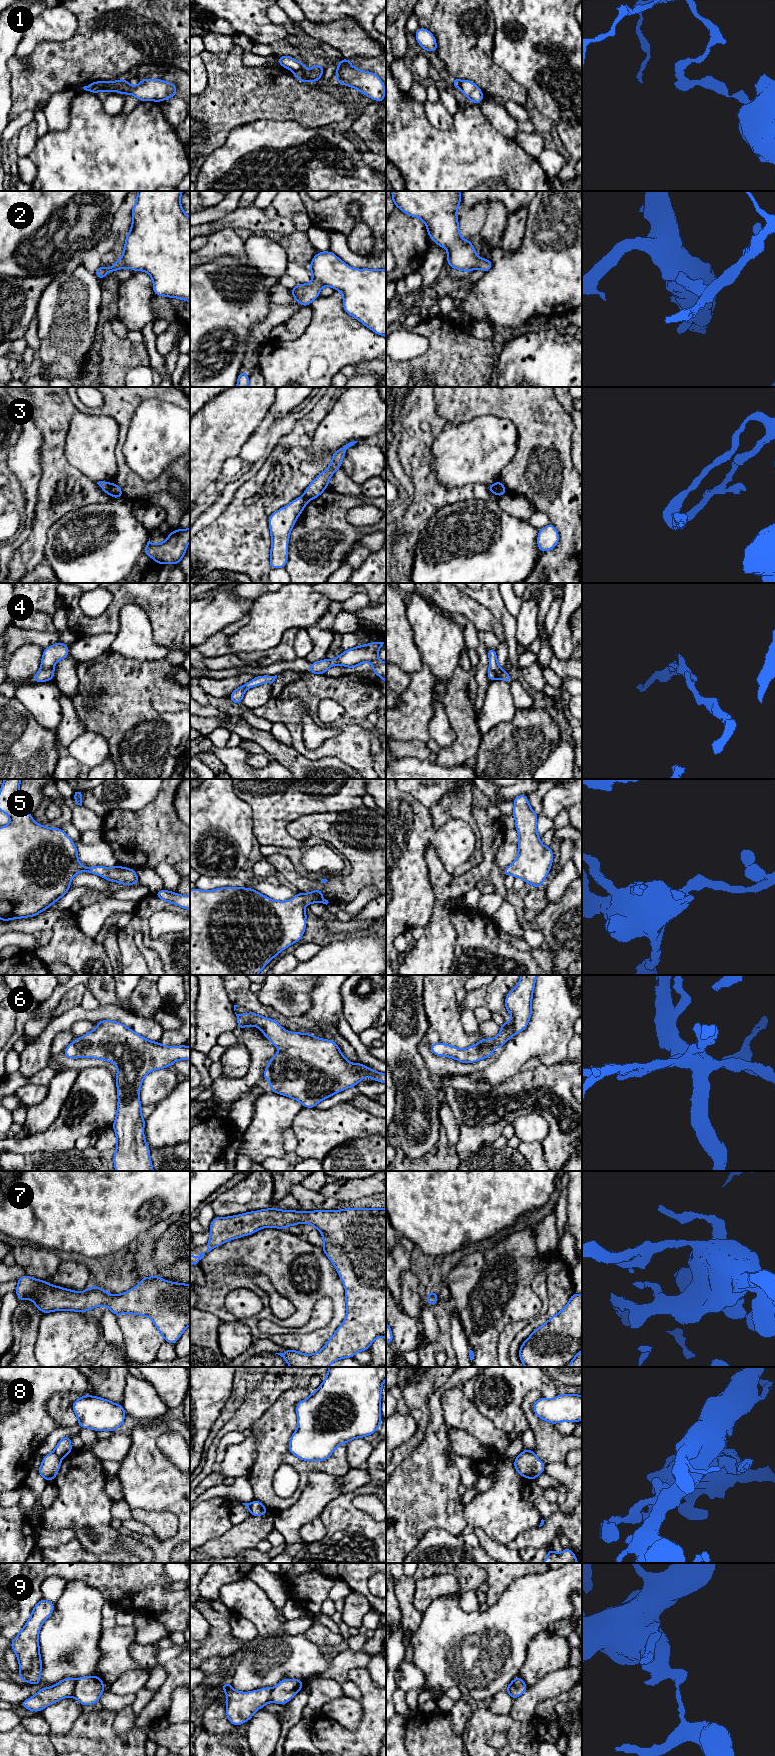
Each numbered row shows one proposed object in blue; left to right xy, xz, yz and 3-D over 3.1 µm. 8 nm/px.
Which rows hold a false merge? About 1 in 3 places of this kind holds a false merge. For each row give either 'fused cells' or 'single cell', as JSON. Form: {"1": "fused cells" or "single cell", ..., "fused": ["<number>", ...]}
{"1": "fused cells", "2": "single cell", "3": "fused cells", "4": "single cell", "5": "single cell", "6": "single cell", "7": "single cell", "8": "fused cells", "9": "fused cells", "fused": ["1", "3", "8", "9"]}

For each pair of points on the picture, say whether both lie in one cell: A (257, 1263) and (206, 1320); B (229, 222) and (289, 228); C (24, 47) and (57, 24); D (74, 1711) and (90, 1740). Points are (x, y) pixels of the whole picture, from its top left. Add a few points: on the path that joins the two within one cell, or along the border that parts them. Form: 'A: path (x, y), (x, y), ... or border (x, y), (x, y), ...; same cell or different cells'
A: border (200, 1309), (215, 1314), (222, 1321); different cells
B: path (244, 221), (274, 224); same cell
C: path (32, 39), (45, 27), (49, 26); same cell
D: border (82, 1714), (73, 1723), (72, 1728), (64, 1735); different cells

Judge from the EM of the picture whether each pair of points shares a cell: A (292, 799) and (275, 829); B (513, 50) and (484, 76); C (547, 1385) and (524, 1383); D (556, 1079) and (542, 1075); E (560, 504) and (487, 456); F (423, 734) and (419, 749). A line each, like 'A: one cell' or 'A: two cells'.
A: one cell
B: two cells
C: one cell
D: one cell
E: two cells
F: two cells

